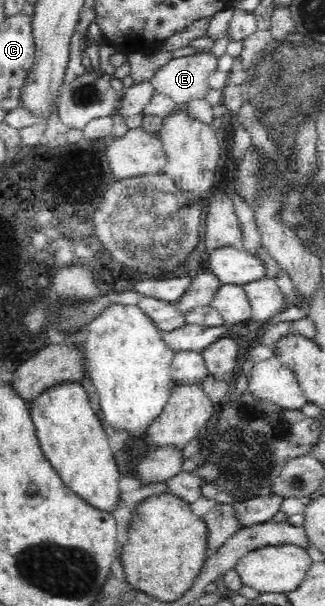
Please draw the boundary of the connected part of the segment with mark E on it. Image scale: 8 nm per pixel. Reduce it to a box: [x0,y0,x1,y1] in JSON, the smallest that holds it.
[149,50,218,105]

